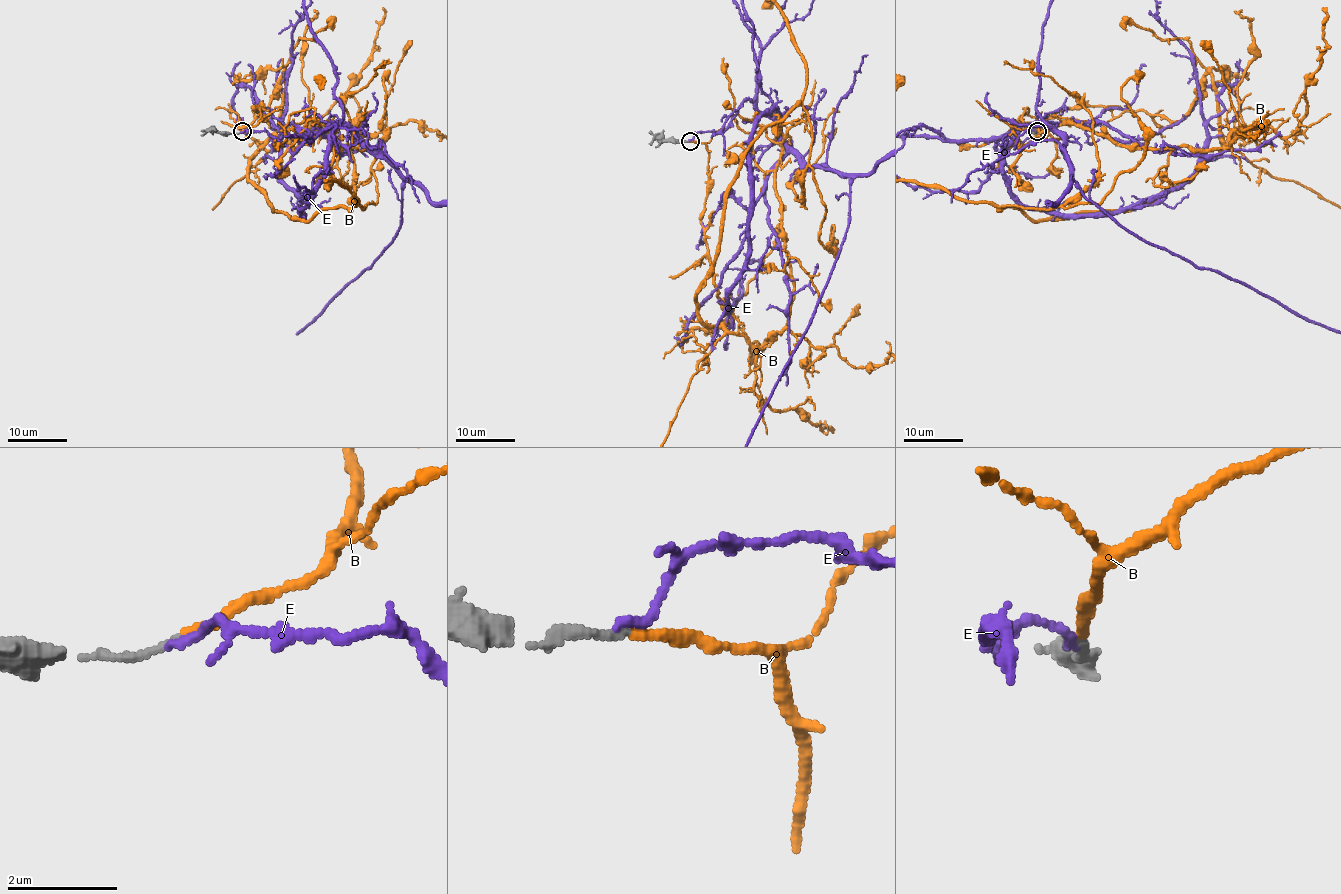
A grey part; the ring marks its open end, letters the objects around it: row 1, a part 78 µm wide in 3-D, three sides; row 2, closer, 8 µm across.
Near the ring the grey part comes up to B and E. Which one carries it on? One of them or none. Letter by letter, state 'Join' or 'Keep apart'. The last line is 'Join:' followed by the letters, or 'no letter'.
B: Join
E: Keep apart
Join: B

